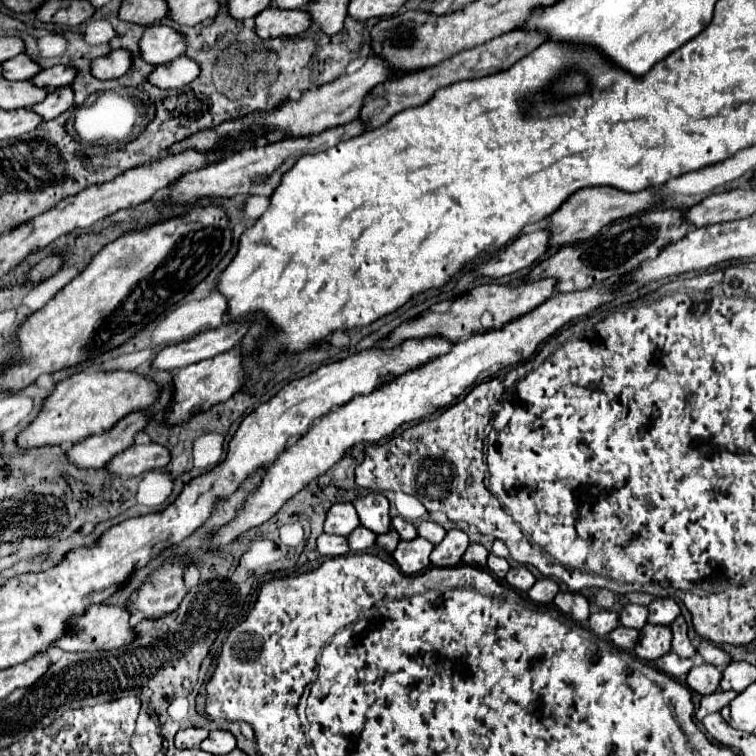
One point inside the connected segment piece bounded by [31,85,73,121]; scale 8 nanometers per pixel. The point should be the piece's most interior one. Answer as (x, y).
(60, 100)

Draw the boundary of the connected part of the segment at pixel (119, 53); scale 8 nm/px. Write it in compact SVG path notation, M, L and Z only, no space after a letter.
M115 49L109 55L97 57L91 63L91 73L97 79L117 79L125 75L133 65L133 53L129 49Z

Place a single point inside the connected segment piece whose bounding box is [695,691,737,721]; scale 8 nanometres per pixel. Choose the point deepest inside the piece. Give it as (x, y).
(716, 701)

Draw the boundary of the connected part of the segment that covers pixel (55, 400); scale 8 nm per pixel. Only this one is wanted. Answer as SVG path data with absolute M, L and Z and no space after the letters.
M81 371L57 383L55 391L43 401L39 415L19 433L19 449L35 449L45 445L69 447L91 435L109 431L125 415L147 409L157 397L157 387L143 375L131 371Z

